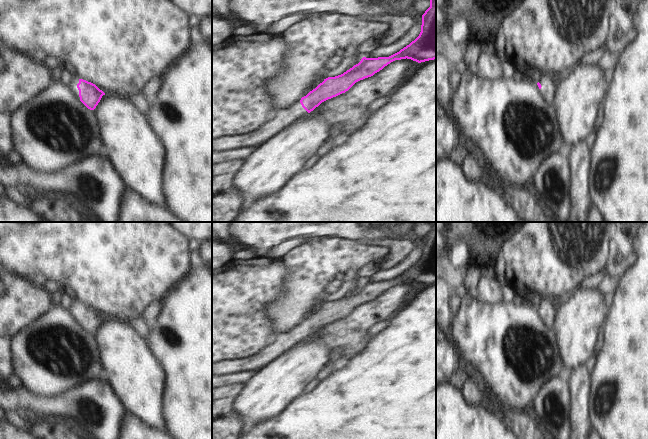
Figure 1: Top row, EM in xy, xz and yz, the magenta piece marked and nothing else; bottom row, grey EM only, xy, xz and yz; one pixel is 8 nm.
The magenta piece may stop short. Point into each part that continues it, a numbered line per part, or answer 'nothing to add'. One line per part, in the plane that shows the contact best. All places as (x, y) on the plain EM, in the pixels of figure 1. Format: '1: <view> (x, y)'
1: xy (73, 308)

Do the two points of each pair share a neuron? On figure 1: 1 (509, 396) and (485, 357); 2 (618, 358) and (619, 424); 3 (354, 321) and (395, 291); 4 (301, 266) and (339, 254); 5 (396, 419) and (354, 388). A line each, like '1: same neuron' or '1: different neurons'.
1: same neuron
2: same neuron
3: same neuron
4: same neuron
5: same neuron

